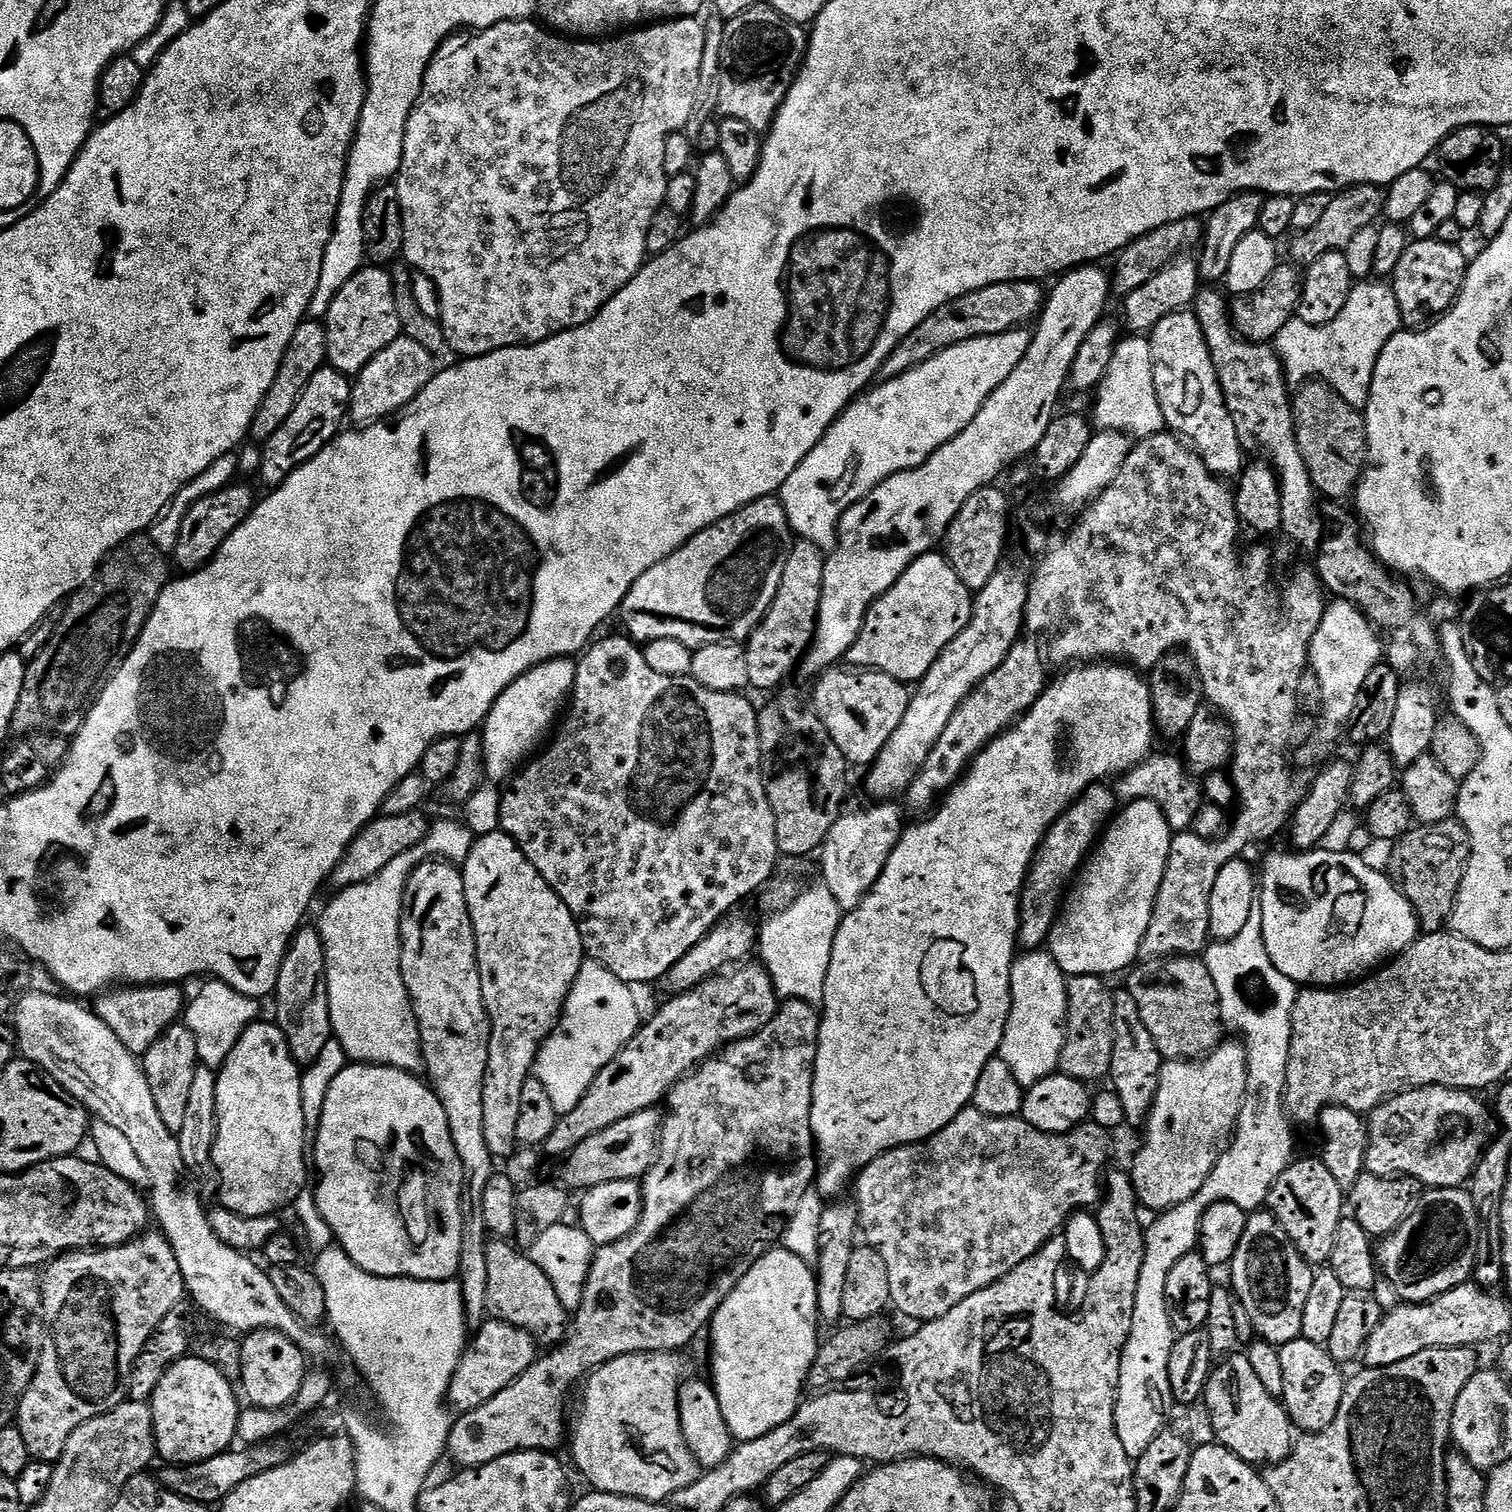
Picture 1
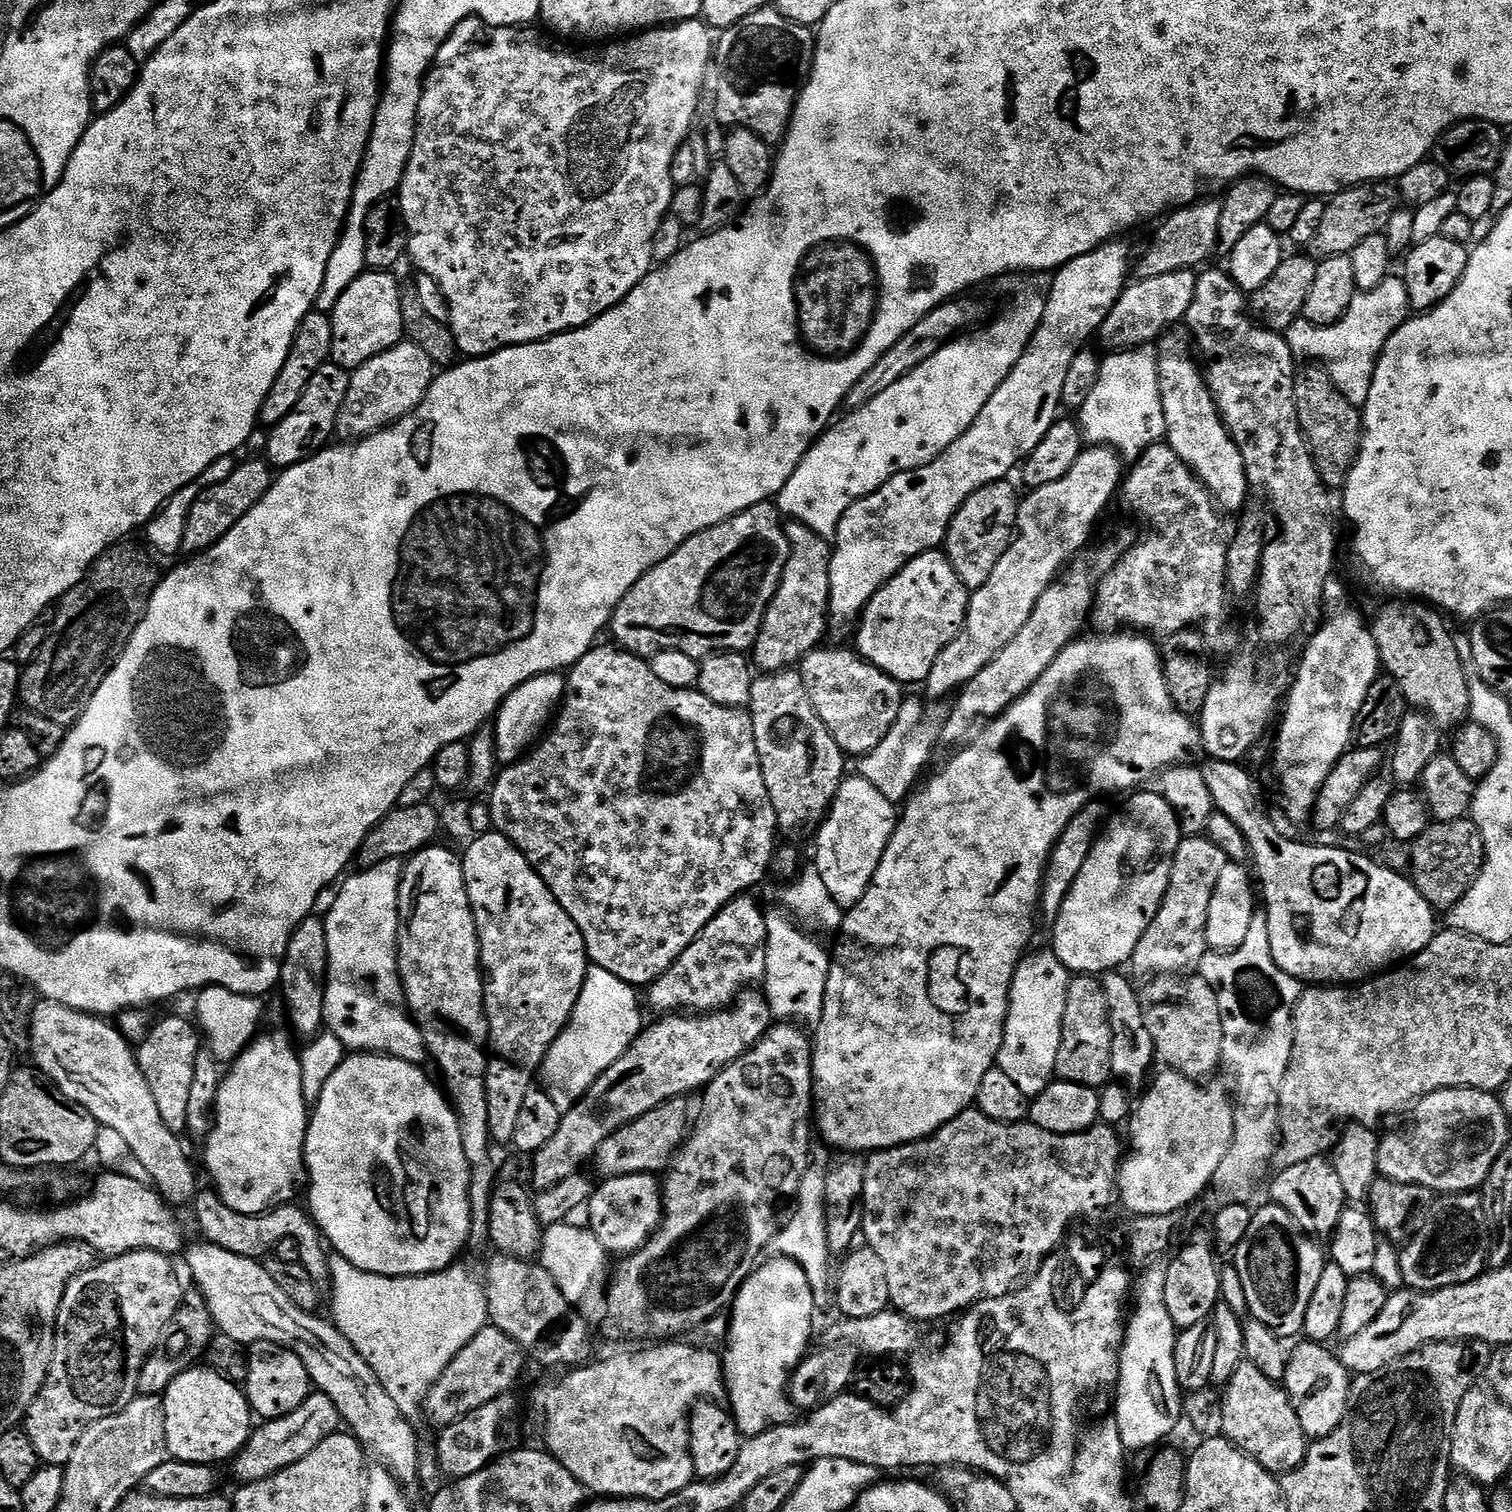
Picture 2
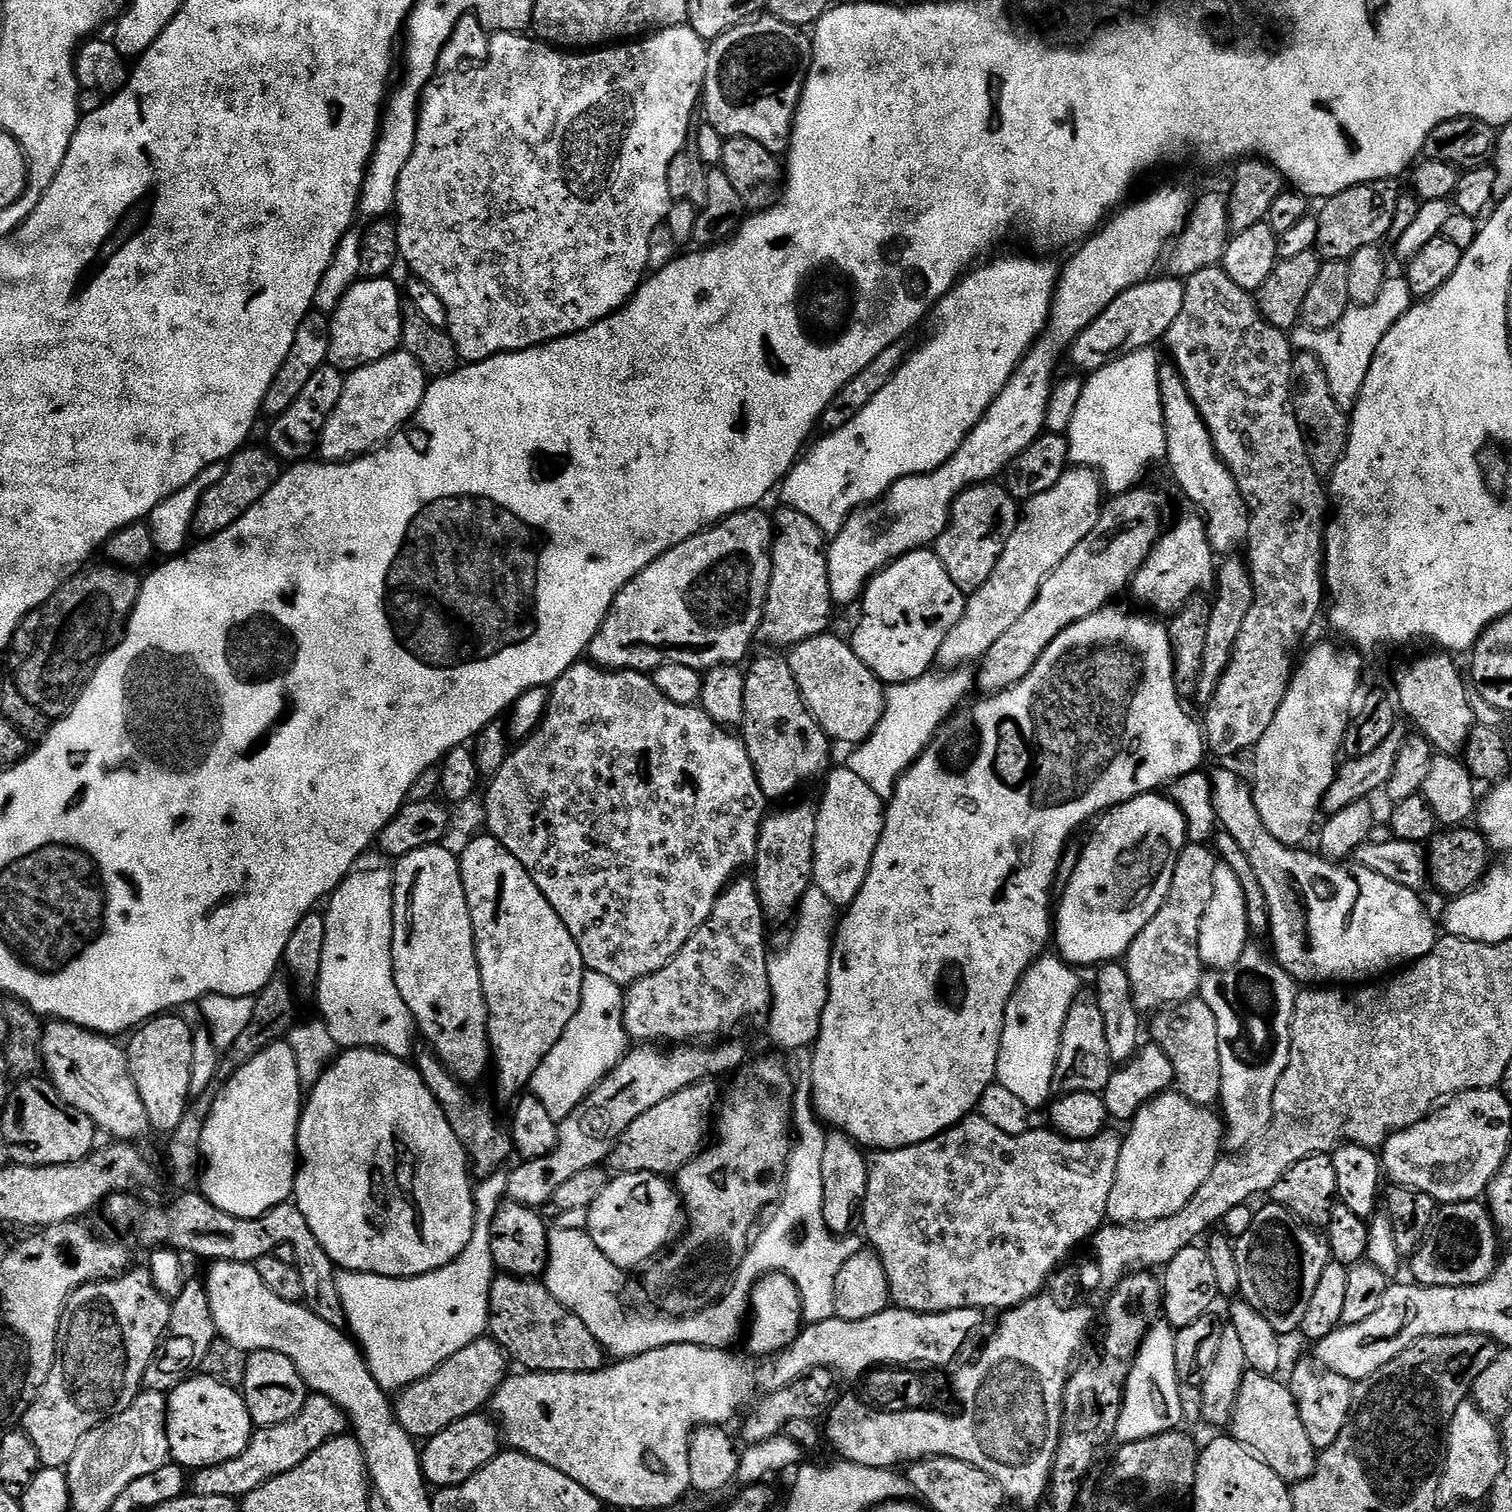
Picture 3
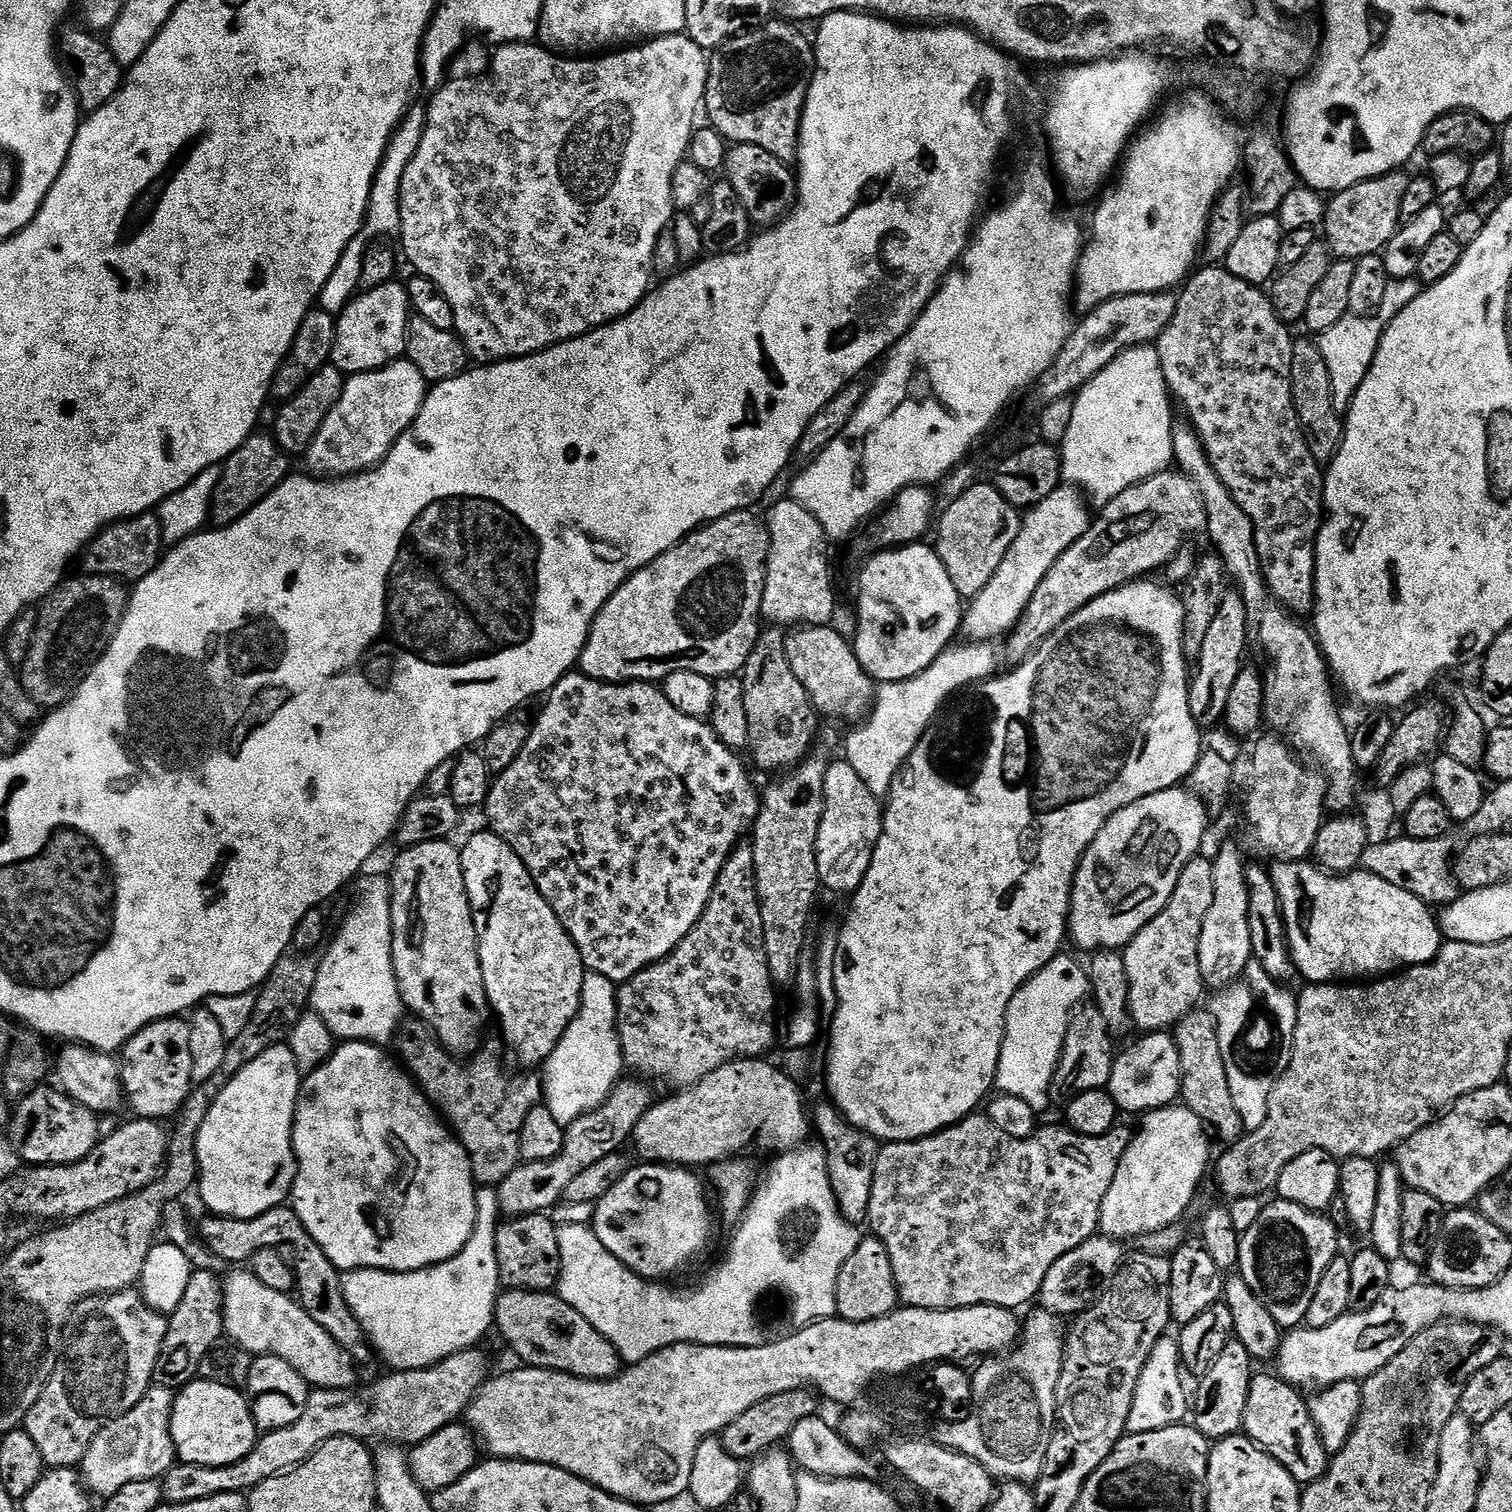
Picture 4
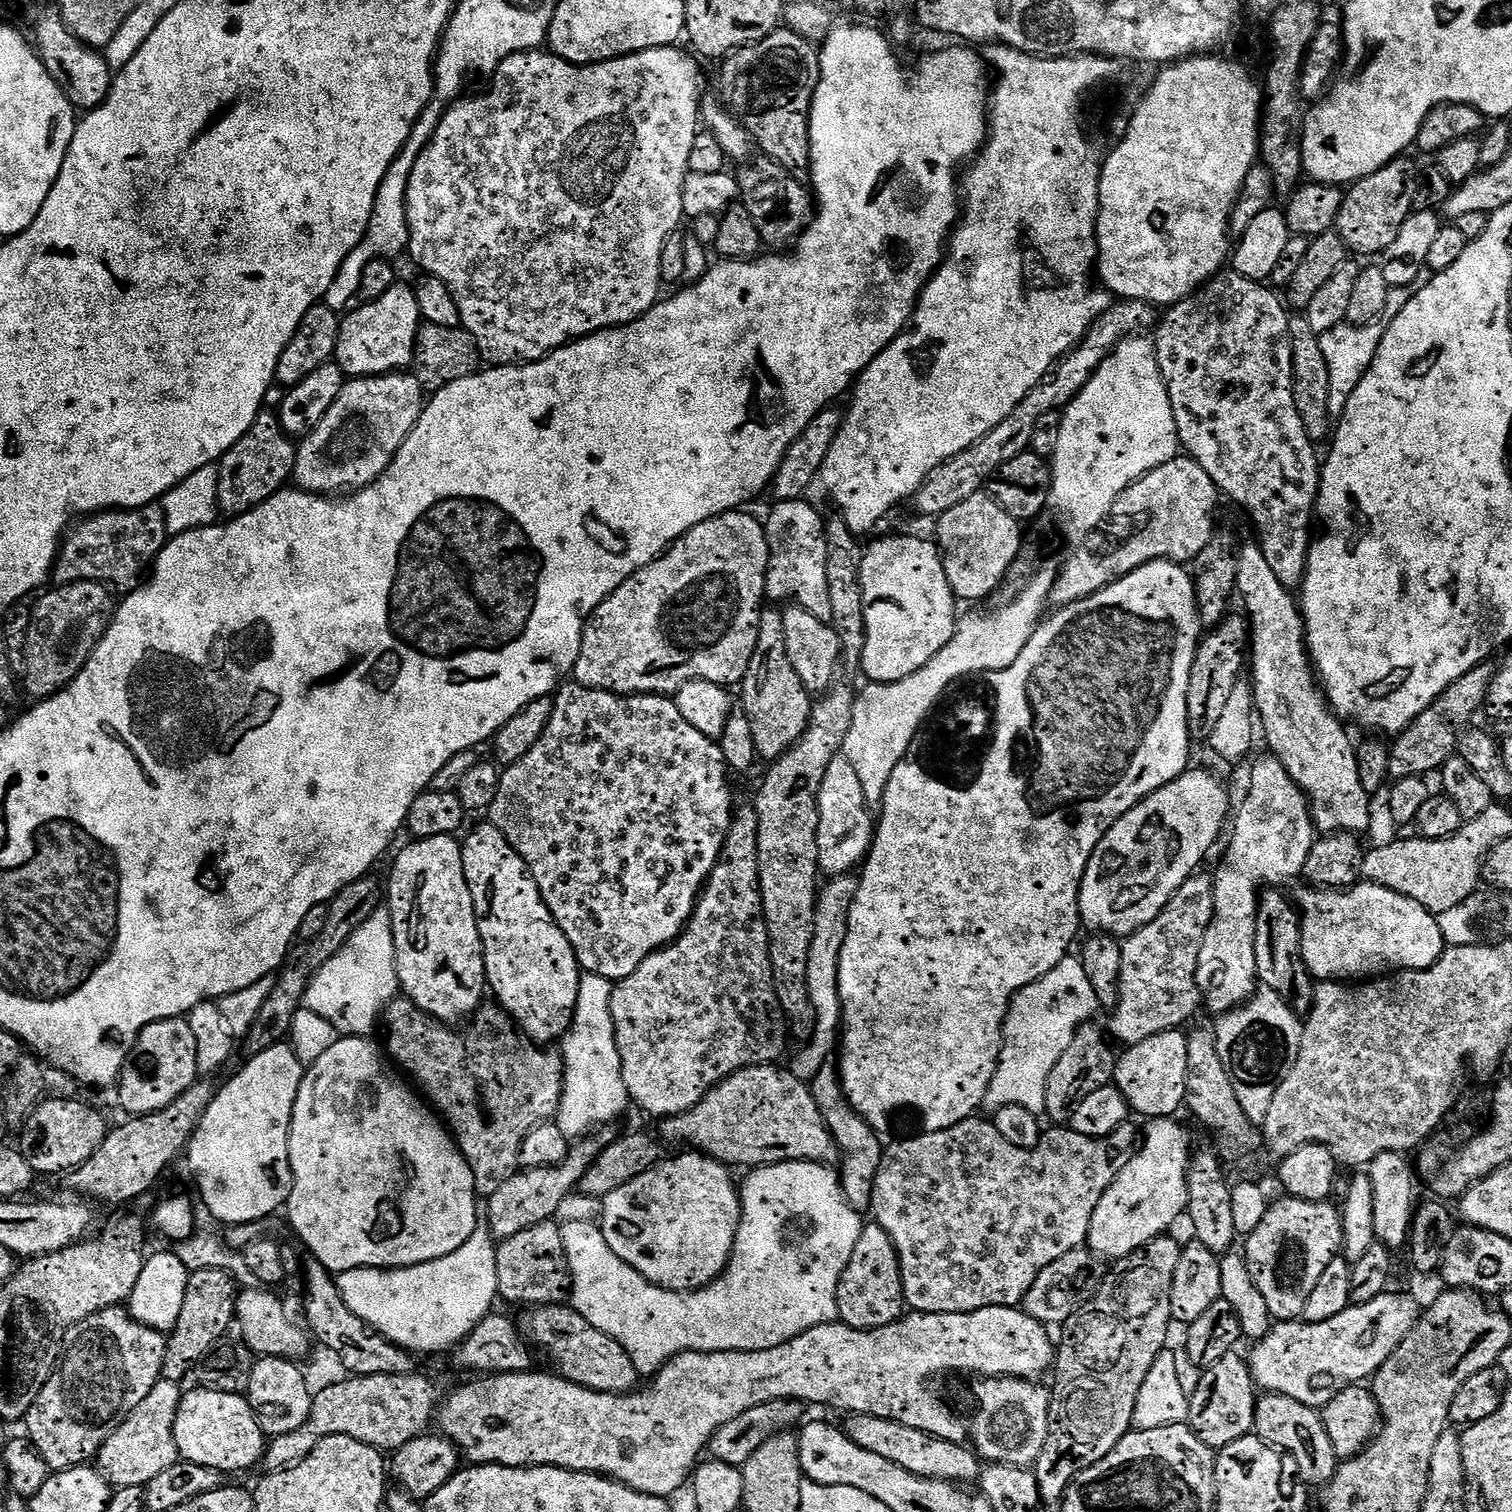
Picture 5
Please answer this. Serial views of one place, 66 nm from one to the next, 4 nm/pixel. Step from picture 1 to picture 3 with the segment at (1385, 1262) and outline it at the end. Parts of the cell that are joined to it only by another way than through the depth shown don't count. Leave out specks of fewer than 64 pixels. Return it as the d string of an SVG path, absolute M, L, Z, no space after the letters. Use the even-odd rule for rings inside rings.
M1480 1200L1441 1204L1436 1209L1436 1217L1432 1219L1419 1250L1410 1257L1411 1279L1424 1288L1461 1288L1480 1284L1490 1278L1496 1268L1496 1244L1496 1227L1492 1224L1487 1207Z

